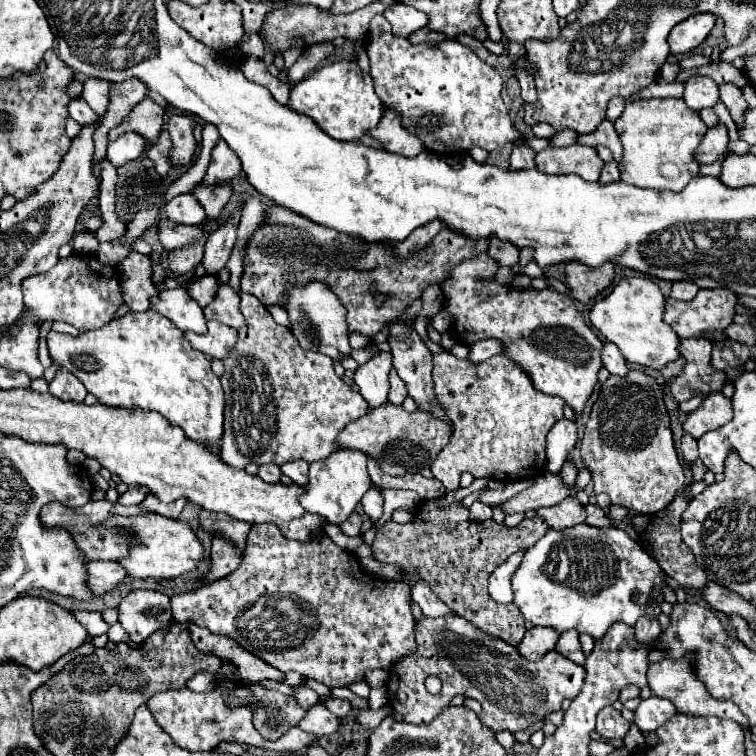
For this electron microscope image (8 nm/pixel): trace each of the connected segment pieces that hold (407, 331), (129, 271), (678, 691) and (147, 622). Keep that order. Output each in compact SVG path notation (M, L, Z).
M394 323L390 325L390 339L388 339L390 347L392 347L392 365L396 367L400 379L406 383L410 397L420 405L422 411L430 411L434 417L442 417L446 419L446 413L442 407L438 407L434 403L434 391L432 391L432 353L426 349L426 345L422 343L422 339L418 337L418 333L406 325Z
M130 251L130 255L118 265L122 295L130 311L148 311L152 297L158 295L152 283L152 261L148 255Z
M686 653L686 657L680 657L680 659L668 657L664 661L652 663L648 669L648 687L654 695L670 699L680 713L734 719L742 727L746 727L746 717L740 713L740 709L732 701L714 701L714 697L710 697L710 693L706 693L706 687L702 685L702 681L698 681L698 677L694 677L694 653Z
M134 589L118 605L120 623L134 643L144 643L148 635L172 621L170 597L160 591Z

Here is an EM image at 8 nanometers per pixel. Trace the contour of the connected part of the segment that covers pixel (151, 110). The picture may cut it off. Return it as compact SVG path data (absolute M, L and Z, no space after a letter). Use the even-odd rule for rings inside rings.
M150 97L142 99L132 111L130 115L108 133L108 139L114 141L118 135L128 133L128 131L136 131L140 135L144 135L150 143L158 139L160 135L160 127L162 127L162 117L164 117L164 109Z

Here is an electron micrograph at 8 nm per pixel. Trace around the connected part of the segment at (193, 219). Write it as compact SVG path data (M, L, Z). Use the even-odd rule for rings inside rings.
M182 193L166 203L164 213L170 221L180 225L202 225L206 221L204 209L194 201L194 197L190 197L190 193Z

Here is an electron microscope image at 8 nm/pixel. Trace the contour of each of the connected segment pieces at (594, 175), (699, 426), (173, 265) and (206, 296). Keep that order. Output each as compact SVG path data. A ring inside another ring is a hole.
M570 145L570 147L552 147L544 149L536 157L536 167L540 171L560 171L560 173L576 173L586 181L598 181L602 159L598 157L594 147L588 145Z
M712 393L696 411L688 413L682 427L688 435L698 439L708 431L714 431L714 429L726 425L730 421L730 417L732 417L730 399L726 399L722 393Z
M196 241L196 243L188 245L188 247L170 251L170 255L168 255L168 267L174 273L178 273L178 275L190 273L202 261L202 255L204 255L204 241Z
M204 275L198 281L192 283L190 287L190 297L198 301L200 307L210 305L210 301L214 301L216 293L218 293L218 277L216 275Z

